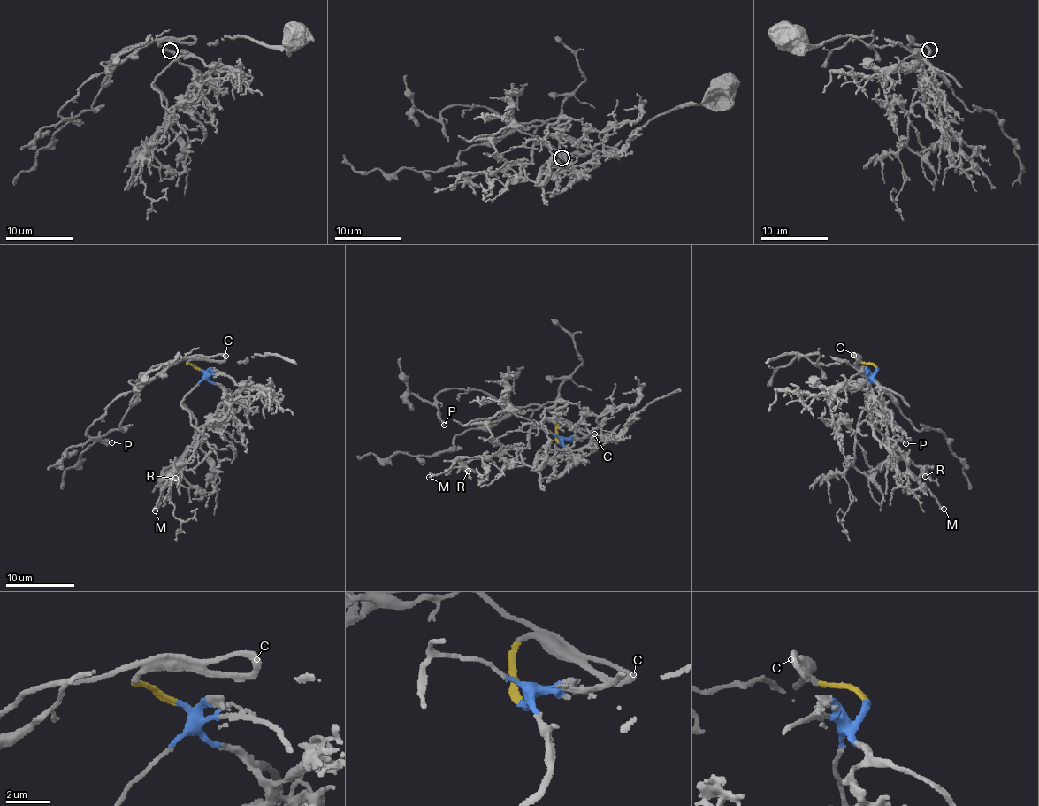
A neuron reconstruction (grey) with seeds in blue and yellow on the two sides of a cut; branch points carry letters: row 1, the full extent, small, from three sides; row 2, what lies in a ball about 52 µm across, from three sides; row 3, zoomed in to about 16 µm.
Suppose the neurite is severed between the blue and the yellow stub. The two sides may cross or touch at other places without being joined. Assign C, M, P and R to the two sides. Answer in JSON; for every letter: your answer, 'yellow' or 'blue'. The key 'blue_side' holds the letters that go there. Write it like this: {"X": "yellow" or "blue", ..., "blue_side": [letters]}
{"C": "yellow", "M": "blue", "P": "yellow", "R": "blue", "blue_side": ["M", "R"]}

